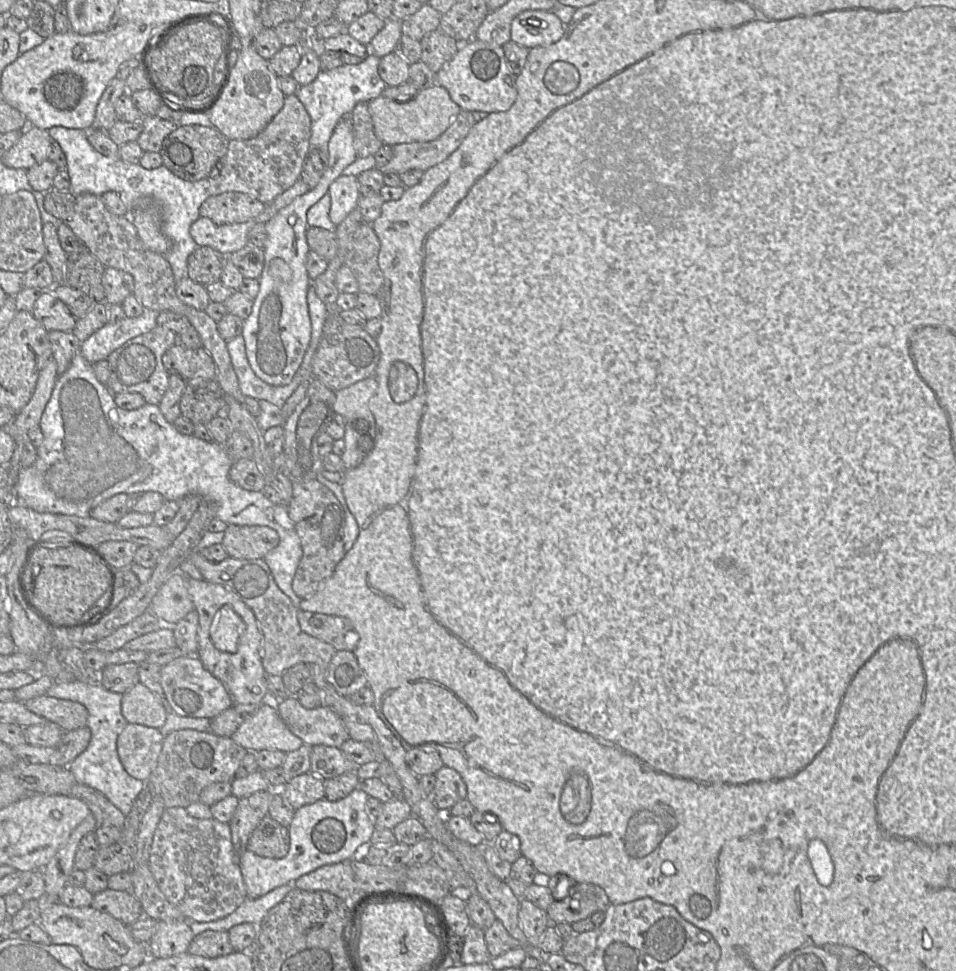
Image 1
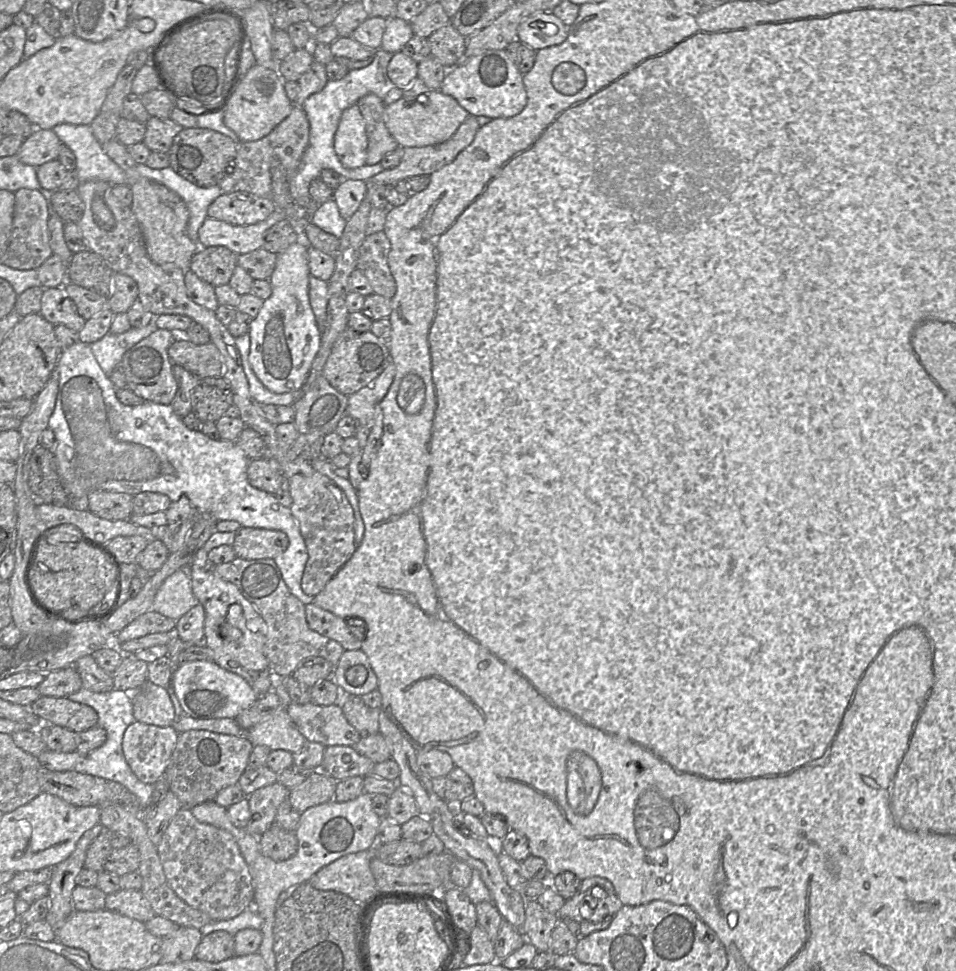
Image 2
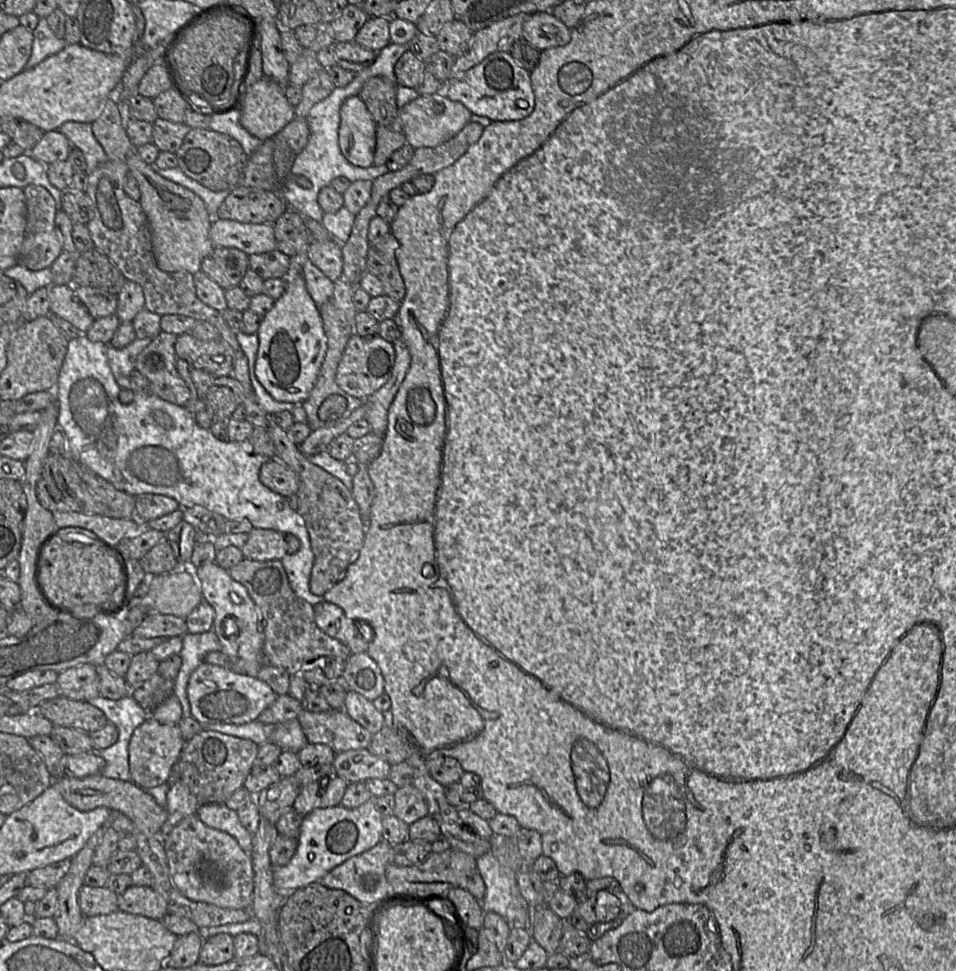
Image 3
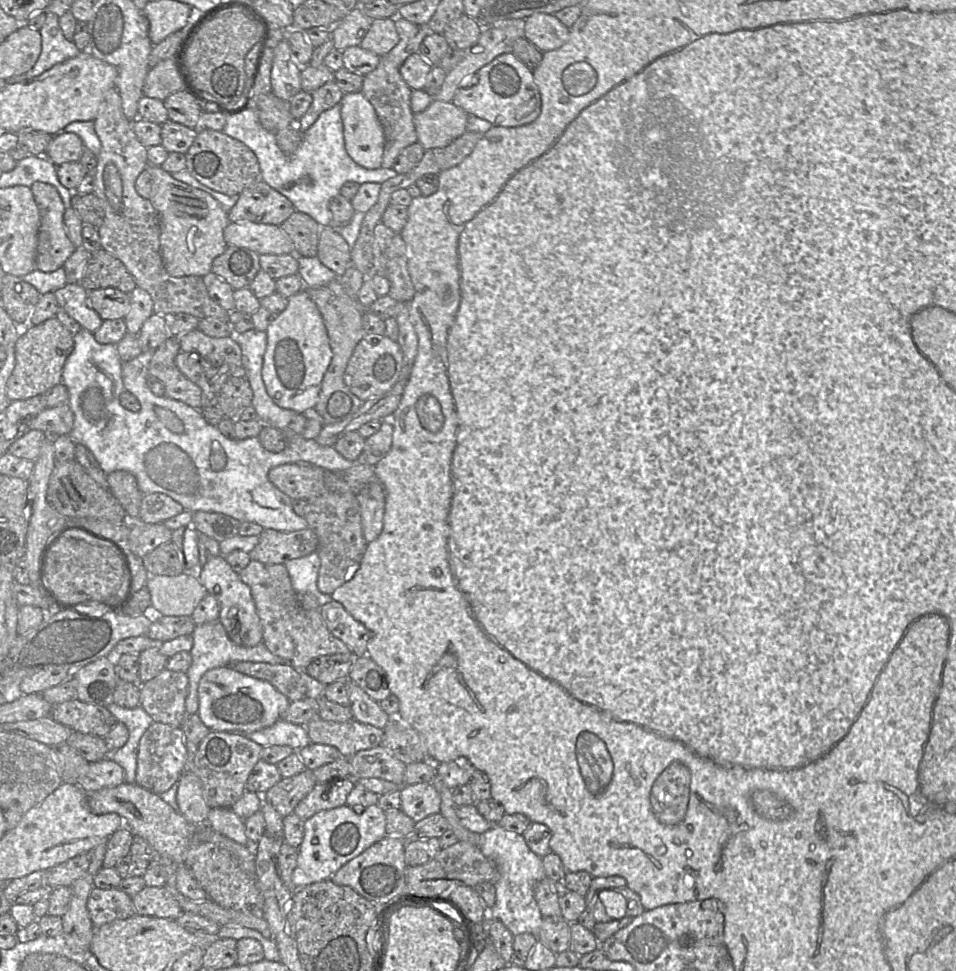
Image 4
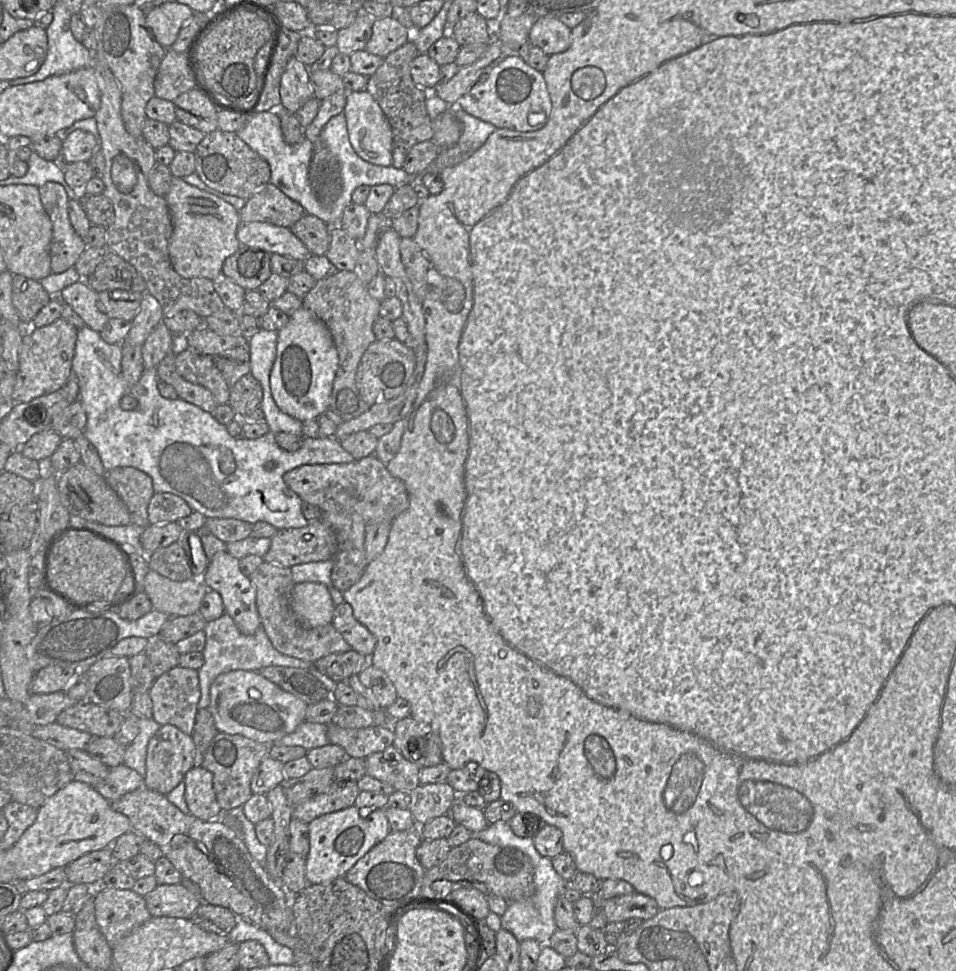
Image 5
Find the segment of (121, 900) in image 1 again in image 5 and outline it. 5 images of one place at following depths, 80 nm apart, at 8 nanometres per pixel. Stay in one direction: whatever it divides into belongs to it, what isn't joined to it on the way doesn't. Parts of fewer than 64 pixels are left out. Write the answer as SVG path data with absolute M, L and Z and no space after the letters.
M182 884L158 885L144 899L152 917L189 919L203 903Z

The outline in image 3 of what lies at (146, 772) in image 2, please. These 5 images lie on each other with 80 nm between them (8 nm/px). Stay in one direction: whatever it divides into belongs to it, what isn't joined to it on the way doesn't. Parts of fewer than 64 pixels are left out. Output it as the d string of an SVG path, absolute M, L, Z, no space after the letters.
M149 718L133 731L128 744L129 767L133 783L147 789L165 784L178 761L184 740L175 724L163 724Z

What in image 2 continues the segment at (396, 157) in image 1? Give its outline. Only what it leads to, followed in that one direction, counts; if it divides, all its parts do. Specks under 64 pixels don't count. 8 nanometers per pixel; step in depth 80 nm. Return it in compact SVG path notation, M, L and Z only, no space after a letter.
M469 115L447 141L425 147L405 147L400 164L392 169L384 169L367 180L368 187L369 183L391 187L412 176L433 174L468 147L480 127L476 116Z

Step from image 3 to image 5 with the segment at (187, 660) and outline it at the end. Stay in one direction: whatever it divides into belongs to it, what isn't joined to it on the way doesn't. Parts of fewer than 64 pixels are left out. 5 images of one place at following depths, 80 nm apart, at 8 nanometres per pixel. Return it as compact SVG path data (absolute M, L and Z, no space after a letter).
M224 613L215 620L207 622L203 631L205 632L206 643L204 649L201 651L204 664L198 669L201 692L198 710L209 706L211 684L222 673L234 670L259 671L268 666L309 668L313 665L311 662L287 656L277 651L263 627L259 627L254 634L242 634L227 613Z

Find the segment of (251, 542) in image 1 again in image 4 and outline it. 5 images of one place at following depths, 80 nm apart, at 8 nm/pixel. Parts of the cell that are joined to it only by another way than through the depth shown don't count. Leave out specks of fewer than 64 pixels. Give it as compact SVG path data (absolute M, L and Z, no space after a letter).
M310 528L293 532L264 529L258 544L248 554L253 561L284 564L315 552L317 546L317 536Z

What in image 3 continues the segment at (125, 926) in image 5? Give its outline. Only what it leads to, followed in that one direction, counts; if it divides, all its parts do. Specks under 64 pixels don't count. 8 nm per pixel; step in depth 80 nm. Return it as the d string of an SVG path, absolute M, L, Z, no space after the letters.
M83 885L79 889L78 900L85 917L106 915L119 910L118 895L106 887Z

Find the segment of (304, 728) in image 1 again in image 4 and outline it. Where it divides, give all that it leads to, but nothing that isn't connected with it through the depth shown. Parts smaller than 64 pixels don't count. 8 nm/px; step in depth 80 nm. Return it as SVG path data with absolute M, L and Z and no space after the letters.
M319 718L310 721L305 727L311 743L333 746L343 758L379 747L383 738L383 729L354 719L339 723Z

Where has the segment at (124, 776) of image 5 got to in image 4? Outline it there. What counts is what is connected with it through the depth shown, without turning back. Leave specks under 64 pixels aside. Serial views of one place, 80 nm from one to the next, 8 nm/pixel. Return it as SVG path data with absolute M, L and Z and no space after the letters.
M109 758L89 762L87 766L83 767L83 773L76 781L76 784L85 791L97 791L122 783L125 783L123 768Z

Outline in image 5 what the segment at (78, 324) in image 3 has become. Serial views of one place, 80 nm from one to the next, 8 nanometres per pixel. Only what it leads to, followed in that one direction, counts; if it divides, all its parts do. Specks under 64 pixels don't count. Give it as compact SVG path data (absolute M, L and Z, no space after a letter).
M78 281L63 289L60 298L82 318L85 326L96 332L102 331L110 320L98 307L98 293L84 281Z

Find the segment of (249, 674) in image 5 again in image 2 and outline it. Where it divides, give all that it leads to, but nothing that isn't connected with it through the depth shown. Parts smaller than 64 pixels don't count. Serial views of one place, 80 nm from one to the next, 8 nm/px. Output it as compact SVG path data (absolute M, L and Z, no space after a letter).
M213 661L180 664L173 672L171 684L184 713L195 719L235 719L259 698L244 678L221 668Z

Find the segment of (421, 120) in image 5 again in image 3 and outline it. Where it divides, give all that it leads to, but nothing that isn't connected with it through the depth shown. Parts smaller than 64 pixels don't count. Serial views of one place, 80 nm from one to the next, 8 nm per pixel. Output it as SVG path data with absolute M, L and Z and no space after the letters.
M375 76L358 94L376 123L374 166L386 165L389 157L407 144L396 104L397 86L400 85Z

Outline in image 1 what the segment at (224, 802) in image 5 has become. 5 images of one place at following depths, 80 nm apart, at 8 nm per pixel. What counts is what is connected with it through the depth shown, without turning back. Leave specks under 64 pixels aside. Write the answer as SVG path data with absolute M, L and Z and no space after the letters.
M191 729L178 730L165 736L158 763L148 780L142 781L166 808L187 808L199 802L204 788L212 783L230 782L241 761L249 751L235 743L231 737L216 736L211 732Z

